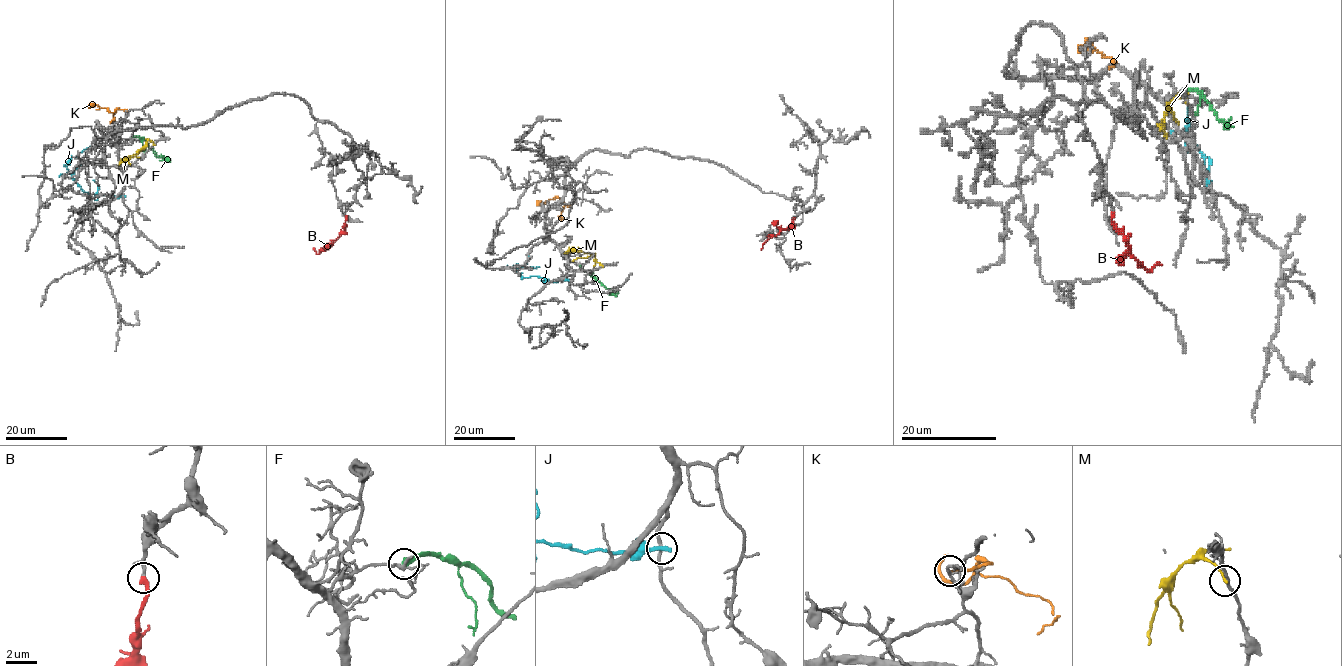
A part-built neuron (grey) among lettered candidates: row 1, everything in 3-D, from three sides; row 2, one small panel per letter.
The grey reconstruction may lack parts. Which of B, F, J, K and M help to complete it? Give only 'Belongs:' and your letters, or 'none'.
Belongs: B

